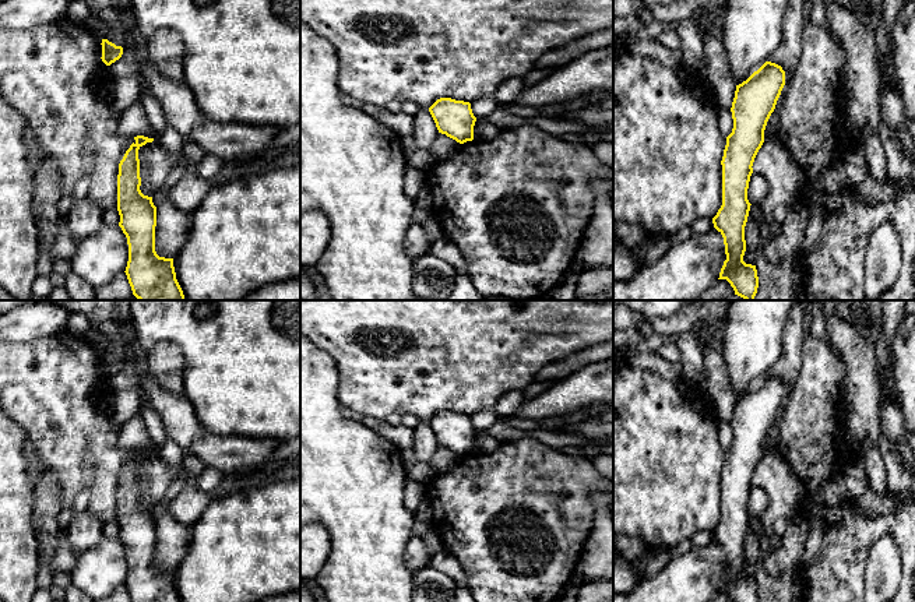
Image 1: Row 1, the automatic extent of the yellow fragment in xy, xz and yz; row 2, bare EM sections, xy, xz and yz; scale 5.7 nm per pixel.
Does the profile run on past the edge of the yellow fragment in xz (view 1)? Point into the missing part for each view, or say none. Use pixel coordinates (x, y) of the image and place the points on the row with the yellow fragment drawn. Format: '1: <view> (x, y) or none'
1: none

